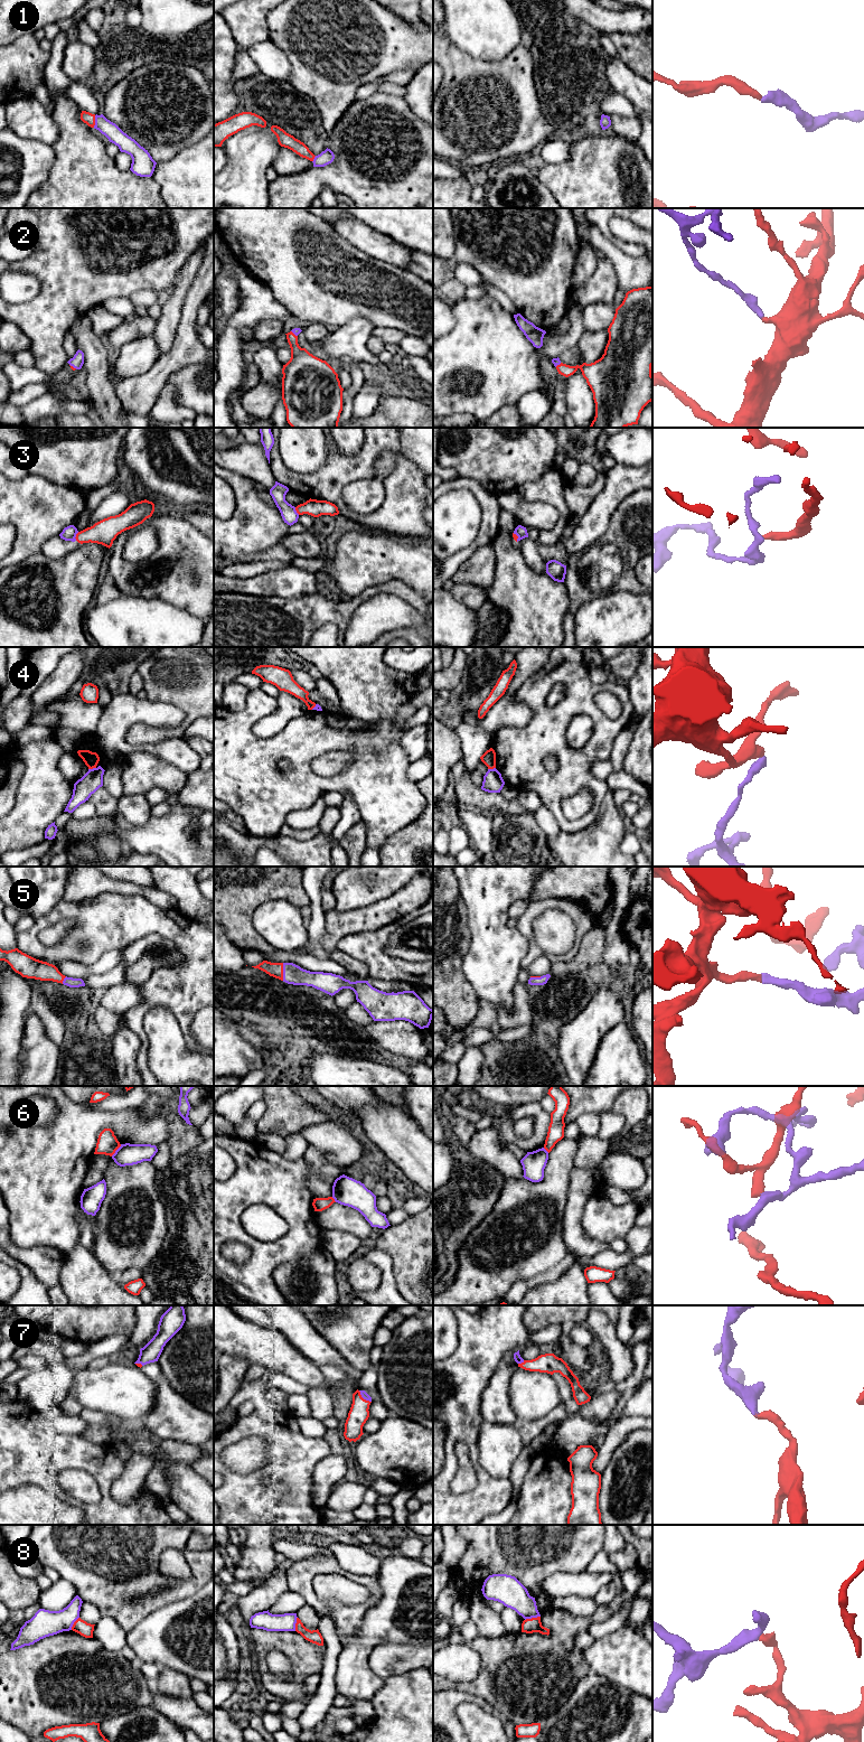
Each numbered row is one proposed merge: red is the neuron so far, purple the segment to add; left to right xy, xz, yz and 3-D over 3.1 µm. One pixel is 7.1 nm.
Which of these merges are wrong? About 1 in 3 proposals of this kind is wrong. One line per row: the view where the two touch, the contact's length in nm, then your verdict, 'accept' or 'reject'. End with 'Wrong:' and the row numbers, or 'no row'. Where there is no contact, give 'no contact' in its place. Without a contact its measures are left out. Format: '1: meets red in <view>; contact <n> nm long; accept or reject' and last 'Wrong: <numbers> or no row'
1: meets red in xy; contact 90 nm long; accept
2: meets red in xy; contact 70 nm long; accept
3: meets red in xy; contact 70 nm long; reject
4: meets red in xy; contact 60 nm long; reject
5: meets red in xz; contact 130 nm long; accept
6: meets red in xy; contact 120 nm long; reject
7: meets red in xz; contact 130 nm long; accept
8: meets red in yz; contact 120 nm long; reject
Wrong: 3, 4, 6, 8

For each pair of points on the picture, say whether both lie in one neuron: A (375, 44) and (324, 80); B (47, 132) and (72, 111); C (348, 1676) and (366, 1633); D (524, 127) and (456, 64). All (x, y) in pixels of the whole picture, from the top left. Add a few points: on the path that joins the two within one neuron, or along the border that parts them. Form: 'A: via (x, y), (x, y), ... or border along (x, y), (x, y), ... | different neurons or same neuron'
A: via (363, 44), (359, 44), (336, 67) | same neuron
B: border along (50, 114), (58, 132), (58, 138), (53, 146) | different neurons
C: via (351, 1666), (355, 1651), (360, 1644) | same neuron
D: via (519, 102), (510, 82), (501, 73), (480, 72) | same neuron

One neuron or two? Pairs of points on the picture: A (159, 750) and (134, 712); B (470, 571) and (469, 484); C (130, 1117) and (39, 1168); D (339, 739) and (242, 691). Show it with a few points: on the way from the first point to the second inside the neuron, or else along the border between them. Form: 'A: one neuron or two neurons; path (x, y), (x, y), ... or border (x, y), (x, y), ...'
A: one neuron; path (142, 748), (128, 748), (121, 741), (121, 729)
B: two neurons; border (492, 543), (481, 545), (452, 577)
C: one neuron; path (108, 1120), (96, 1120), (87, 1123), (62, 1149)
D: two neurons; border (250, 689), (246, 704), (241, 710), (225, 708)

